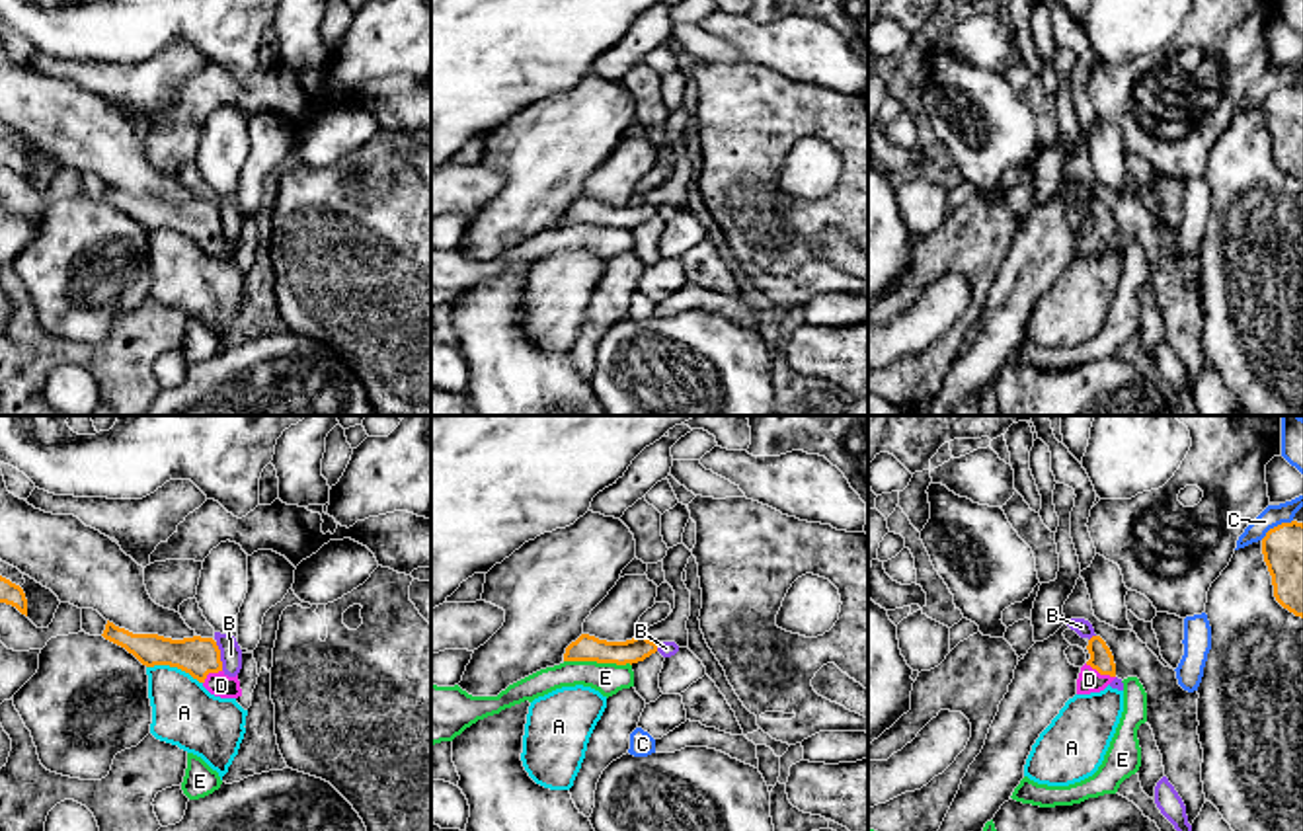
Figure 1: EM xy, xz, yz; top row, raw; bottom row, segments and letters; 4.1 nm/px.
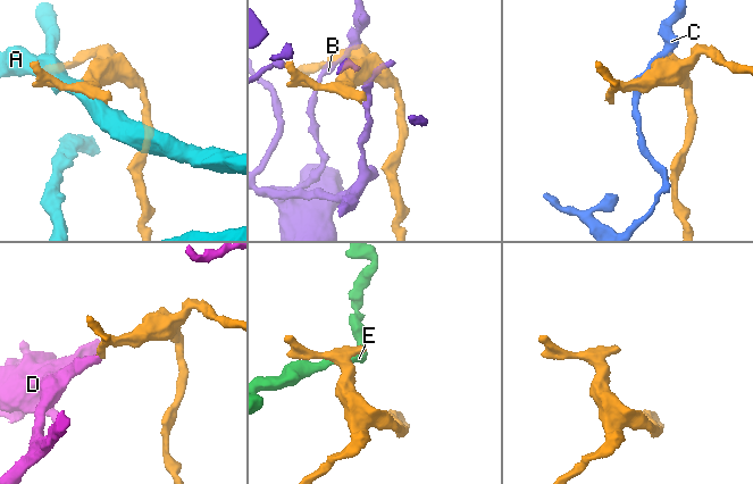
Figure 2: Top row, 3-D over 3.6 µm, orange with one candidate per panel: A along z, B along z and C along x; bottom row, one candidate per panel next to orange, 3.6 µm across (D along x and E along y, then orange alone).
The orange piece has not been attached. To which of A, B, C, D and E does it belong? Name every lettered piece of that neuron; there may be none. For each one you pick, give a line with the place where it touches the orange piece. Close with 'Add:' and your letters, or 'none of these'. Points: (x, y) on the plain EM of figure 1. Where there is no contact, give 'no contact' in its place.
D: meets orange in yz at (1101, 237)
Add: D

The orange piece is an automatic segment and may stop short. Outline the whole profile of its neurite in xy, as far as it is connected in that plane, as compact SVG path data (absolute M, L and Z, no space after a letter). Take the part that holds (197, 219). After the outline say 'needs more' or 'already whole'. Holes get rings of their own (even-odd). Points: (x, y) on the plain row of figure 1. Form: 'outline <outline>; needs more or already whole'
outline M109 183L101 199L125 211L146 230L178 230L197 242L215 259L242 259L238 238L228 240L222 234L220 213L213 201L172 203L158 197L133 197Z; needs more

